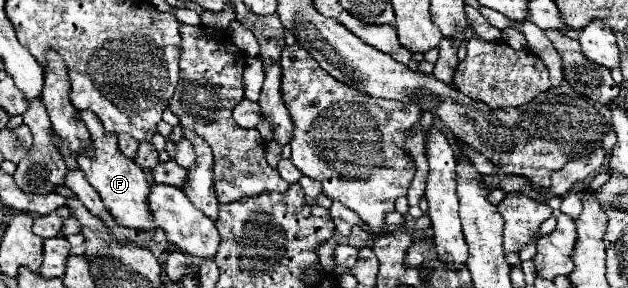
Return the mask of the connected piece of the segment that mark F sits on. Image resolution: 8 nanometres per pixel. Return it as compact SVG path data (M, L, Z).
M78 111L78 115L80 115L78 119L86 125L88 133L90 133L90 139L94 143L92 153L86 153L86 151L82 153L80 151L76 155L78 167L86 175L88 183L98 191L98 195L102 197L102 203L110 209L110 213L114 215L114 219L120 225L152 235L154 233L154 229L152 229L152 213L148 213L148 203L146 203L150 187L148 187L144 171L132 159L122 155L122 151L118 147L118 137L114 133L106 133L102 123L98 121L98 117L92 111Z

